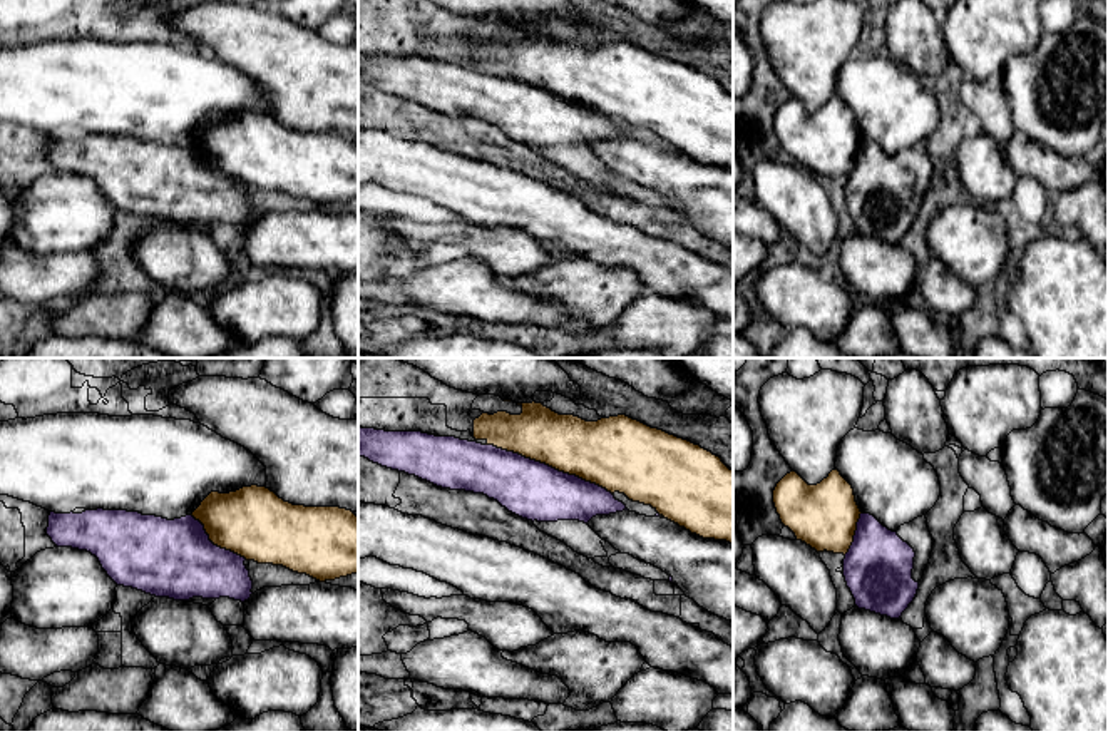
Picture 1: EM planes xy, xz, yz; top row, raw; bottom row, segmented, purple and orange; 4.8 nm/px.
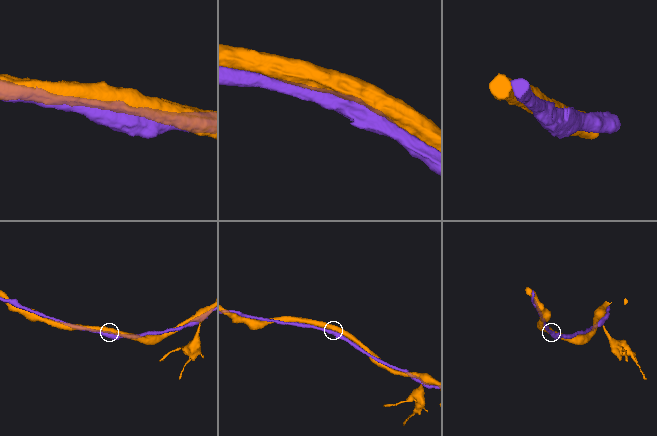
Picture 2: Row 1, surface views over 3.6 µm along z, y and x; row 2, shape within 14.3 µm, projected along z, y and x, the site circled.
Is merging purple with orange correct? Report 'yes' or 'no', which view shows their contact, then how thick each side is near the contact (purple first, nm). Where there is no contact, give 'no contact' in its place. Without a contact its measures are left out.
no | xz | 280/300 nm

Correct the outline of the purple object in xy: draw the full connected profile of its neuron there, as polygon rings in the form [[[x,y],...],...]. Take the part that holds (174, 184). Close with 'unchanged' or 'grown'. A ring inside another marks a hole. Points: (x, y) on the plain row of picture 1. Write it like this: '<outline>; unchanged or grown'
[[[127,135],[50,137],[47,161],[57,172],[95,181],[117,211],[156,222],[244,227],[253,219],[246,184],[214,171],[192,141],[167,146]]]; unchanged

